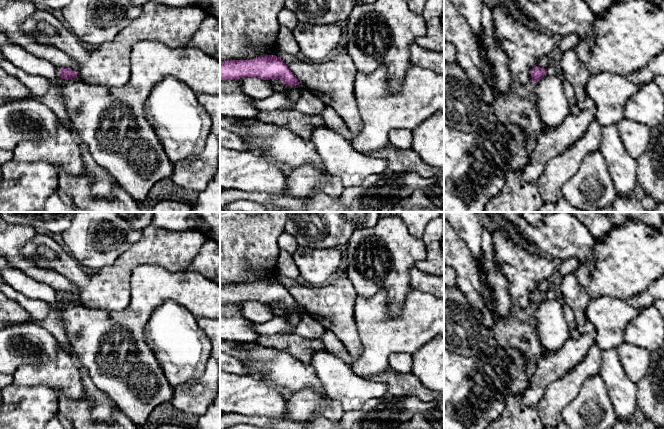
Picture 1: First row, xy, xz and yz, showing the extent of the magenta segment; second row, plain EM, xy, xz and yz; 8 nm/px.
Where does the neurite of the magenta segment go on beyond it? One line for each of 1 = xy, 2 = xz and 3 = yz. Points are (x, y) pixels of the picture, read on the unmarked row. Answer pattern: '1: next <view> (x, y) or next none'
1: next none
2: next none
3: next none

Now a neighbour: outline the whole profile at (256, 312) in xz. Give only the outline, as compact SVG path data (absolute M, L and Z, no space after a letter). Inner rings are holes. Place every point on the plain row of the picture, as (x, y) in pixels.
M244 301L238 303L241 306L241 313L250 322L262 324L274 317L270 307L257 301Z

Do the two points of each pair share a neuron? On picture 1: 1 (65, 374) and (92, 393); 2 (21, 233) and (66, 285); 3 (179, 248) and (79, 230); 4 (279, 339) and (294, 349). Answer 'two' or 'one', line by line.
1: two
2: one
3: two
4: one

